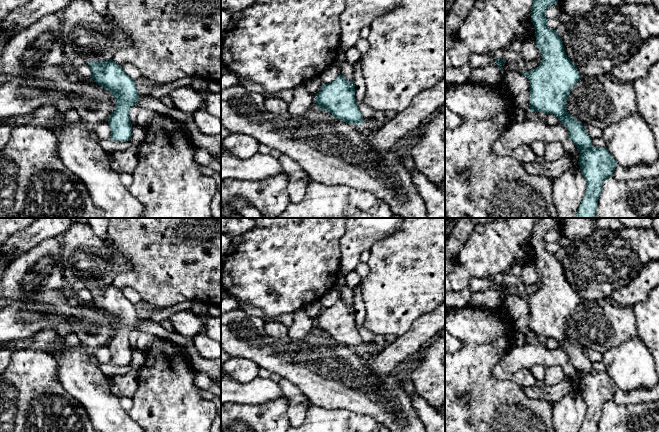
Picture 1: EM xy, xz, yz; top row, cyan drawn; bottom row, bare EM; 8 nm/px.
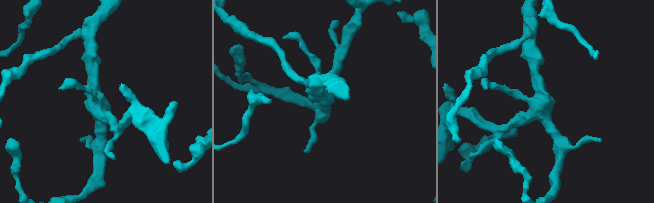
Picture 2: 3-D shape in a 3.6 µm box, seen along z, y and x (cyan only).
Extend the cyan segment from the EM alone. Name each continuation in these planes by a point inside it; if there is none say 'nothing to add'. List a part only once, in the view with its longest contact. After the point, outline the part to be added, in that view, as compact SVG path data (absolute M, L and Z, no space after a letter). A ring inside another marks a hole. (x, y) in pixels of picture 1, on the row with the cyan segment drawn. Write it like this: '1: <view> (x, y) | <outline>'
nothing to add

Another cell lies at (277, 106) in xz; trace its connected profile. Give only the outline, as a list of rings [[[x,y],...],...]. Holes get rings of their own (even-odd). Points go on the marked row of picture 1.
[[[272,97],[264,99],[264,108],[267,112],[272,113],[276,116],[288,115],[288,103],[283,99]]]

